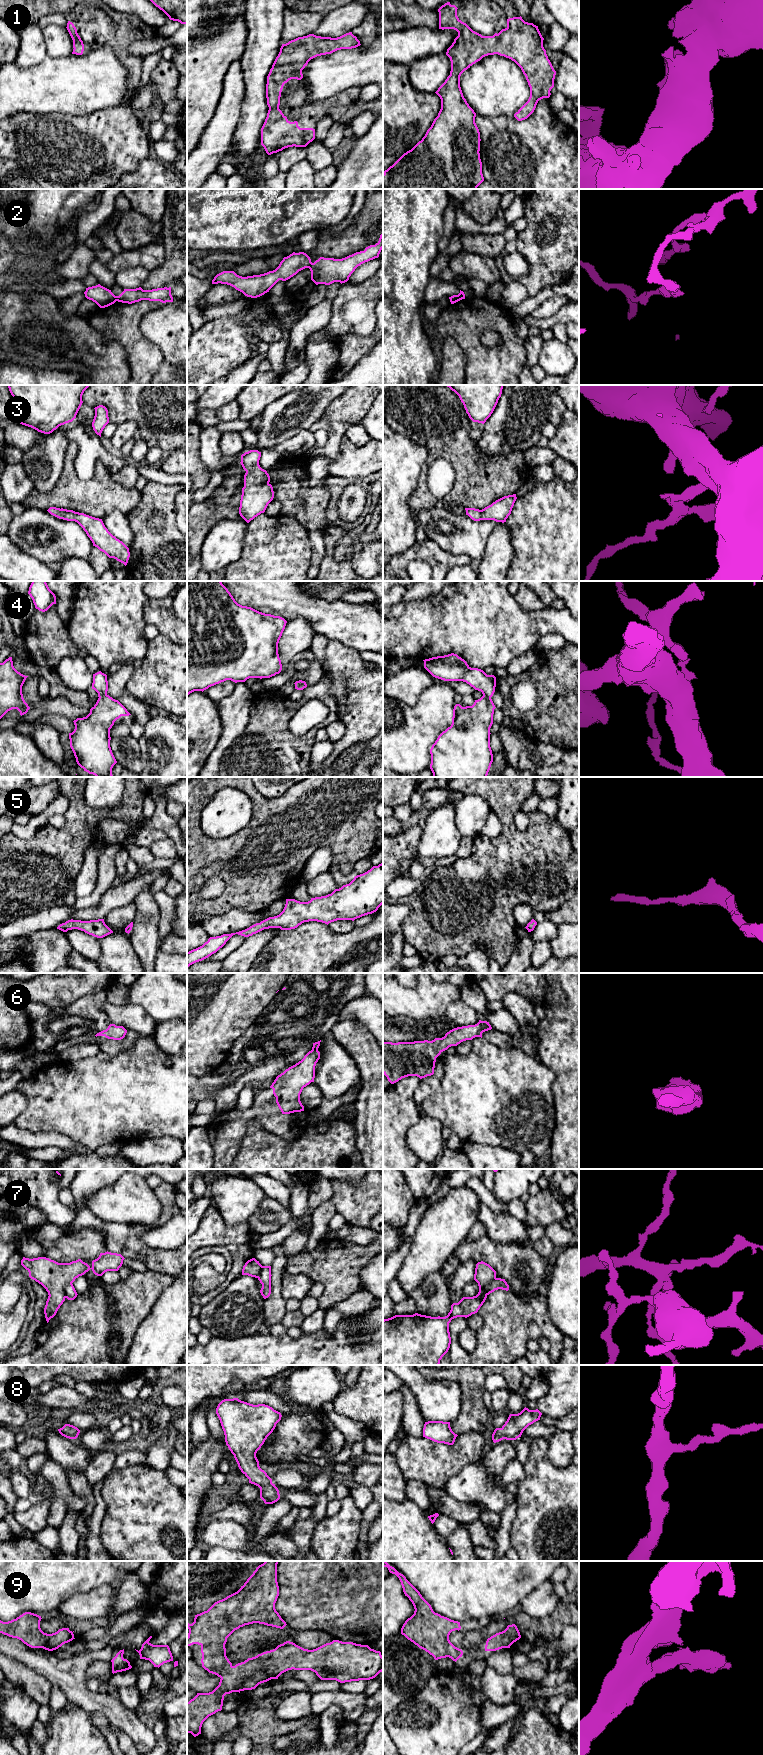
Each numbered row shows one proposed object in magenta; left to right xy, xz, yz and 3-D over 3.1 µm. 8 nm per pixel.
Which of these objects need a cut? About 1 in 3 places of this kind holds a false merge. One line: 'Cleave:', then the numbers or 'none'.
Cleave: 2, 7

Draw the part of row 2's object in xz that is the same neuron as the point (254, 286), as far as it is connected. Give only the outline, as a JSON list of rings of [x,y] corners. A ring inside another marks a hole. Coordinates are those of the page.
[[[293,252],[284,257],[279,266],[273,271],[247,277],[239,276],[234,271],[223,271],[214,277],[212,284],[227,284],[247,297],[257,298],[269,292],[279,280],[286,281],[290,279],[299,271],[309,268],[310,264],[311,259],[306,253]]]

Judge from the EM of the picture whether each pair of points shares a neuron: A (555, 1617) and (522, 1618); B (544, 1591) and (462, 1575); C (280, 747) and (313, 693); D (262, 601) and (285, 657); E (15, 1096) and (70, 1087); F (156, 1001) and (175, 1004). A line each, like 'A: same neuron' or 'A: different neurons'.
A: same neuron
B: different neurons
C: same neuron
D: different neurons
E: different neurons
F: same neuron

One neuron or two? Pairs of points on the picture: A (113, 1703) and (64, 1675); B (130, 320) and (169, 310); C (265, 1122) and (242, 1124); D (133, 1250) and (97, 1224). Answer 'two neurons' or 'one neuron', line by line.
A: one neuron
B: two neurons
C: one neuron
D: two neurons

